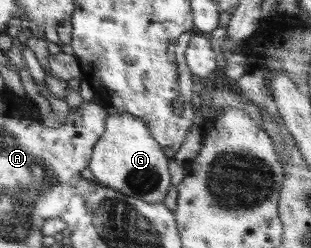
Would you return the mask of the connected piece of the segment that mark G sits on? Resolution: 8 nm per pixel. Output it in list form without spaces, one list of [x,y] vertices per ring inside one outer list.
[[[109,115],[105,133],[95,145],[95,154],[88,169],[92,171],[95,181],[146,203],[160,203],[170,187],[168,155],[156,143],[147,123],[135,115]]]

